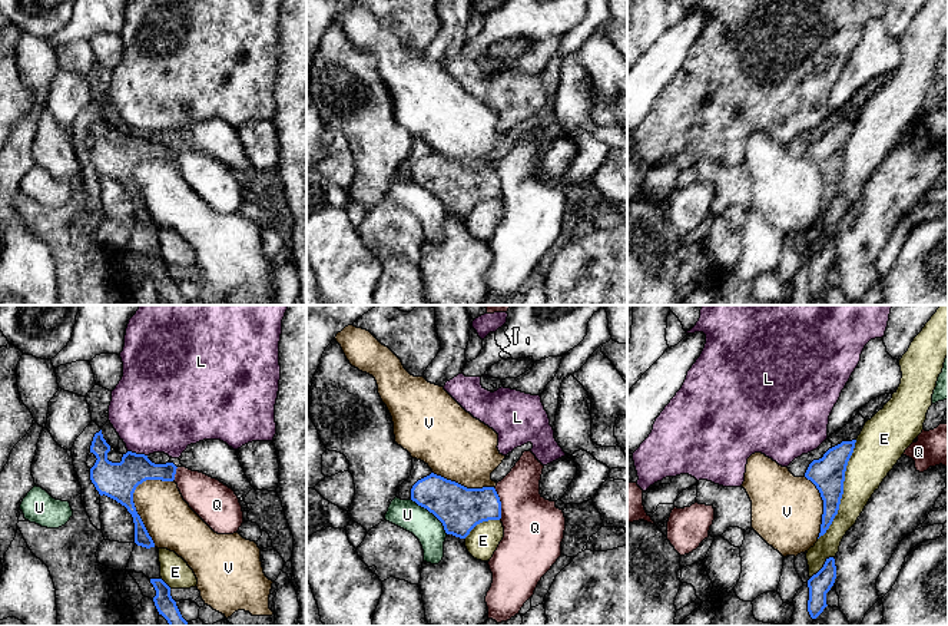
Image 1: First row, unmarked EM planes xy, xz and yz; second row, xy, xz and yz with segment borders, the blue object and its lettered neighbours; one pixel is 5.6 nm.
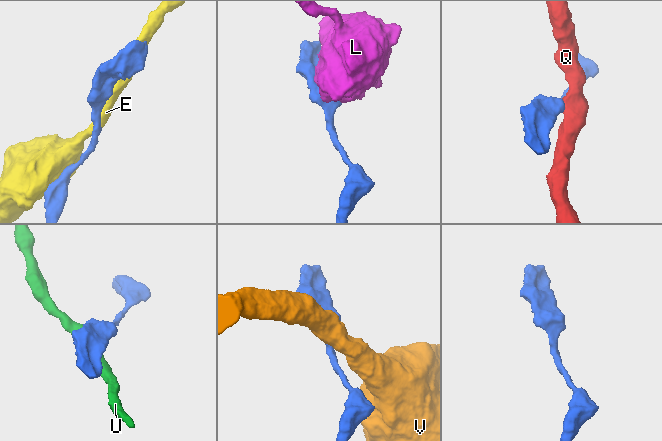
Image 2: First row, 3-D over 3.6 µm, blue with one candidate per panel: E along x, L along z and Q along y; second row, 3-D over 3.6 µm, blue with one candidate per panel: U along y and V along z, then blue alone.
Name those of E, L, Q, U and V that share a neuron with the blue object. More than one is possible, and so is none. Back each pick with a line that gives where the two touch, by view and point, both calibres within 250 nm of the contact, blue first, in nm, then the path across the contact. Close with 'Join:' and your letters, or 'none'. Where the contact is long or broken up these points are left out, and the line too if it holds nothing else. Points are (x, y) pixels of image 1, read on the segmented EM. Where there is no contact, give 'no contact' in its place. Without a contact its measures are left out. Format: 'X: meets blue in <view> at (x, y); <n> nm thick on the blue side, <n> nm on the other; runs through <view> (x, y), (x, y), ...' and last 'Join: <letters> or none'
Join: none

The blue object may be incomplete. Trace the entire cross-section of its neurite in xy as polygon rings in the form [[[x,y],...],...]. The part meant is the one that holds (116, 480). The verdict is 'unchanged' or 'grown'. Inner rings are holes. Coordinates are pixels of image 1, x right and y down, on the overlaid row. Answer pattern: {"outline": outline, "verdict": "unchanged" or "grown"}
{"outline": [[[102,430],[95,434],[90,453],[96,456],[96,463],[90,468],[90,480],[100,496],[107,496],[127,509],[135,523],[135,543],[150,549],[155,547],[140,516],[133,503],[133,493],[146,480],[173,481],[176,466],[173,463],[155,464],[147,456],[127,451],[120,463],[107,460],[110,446],[103,438]]], "verdict": "unchanged"}

